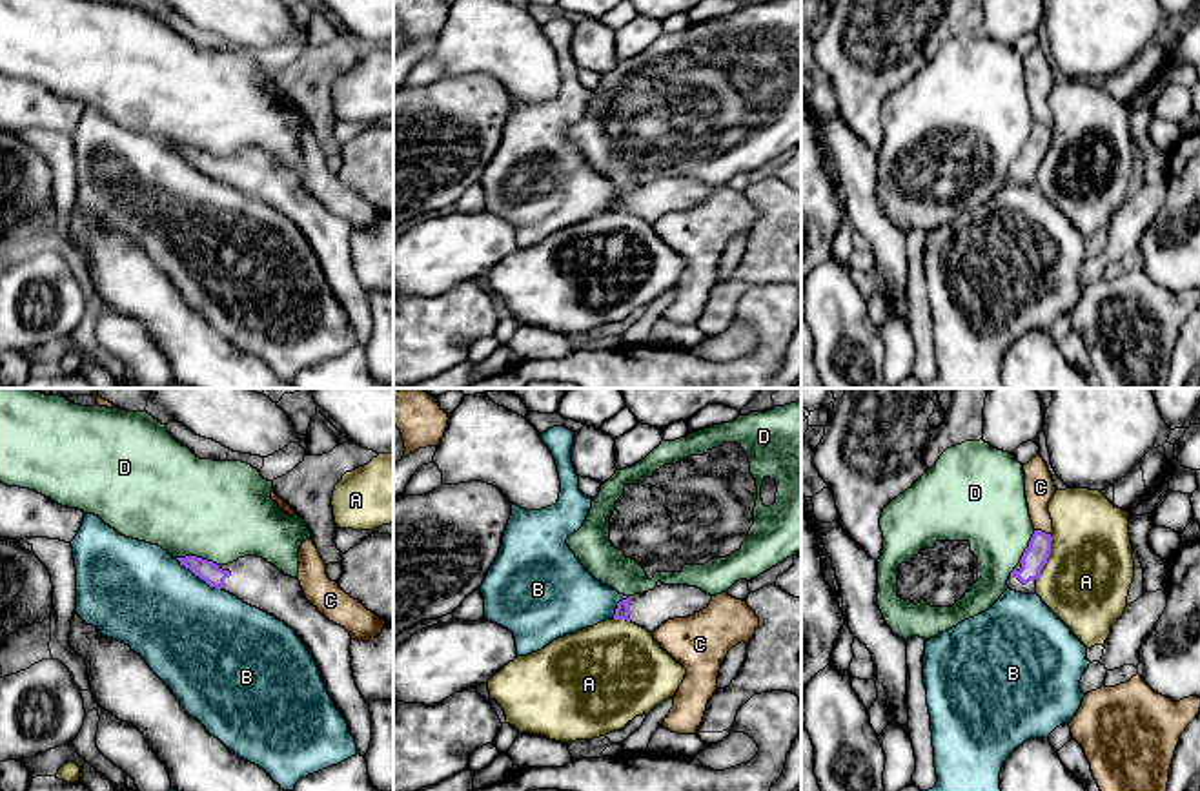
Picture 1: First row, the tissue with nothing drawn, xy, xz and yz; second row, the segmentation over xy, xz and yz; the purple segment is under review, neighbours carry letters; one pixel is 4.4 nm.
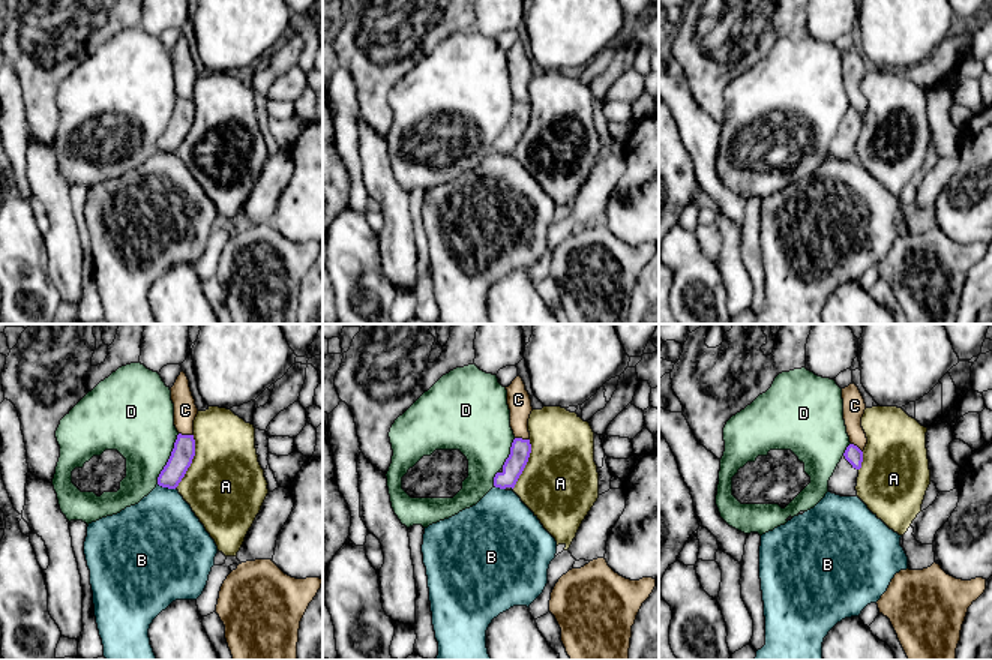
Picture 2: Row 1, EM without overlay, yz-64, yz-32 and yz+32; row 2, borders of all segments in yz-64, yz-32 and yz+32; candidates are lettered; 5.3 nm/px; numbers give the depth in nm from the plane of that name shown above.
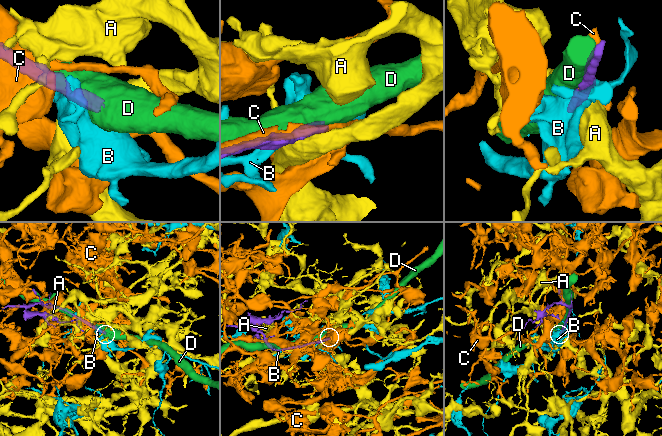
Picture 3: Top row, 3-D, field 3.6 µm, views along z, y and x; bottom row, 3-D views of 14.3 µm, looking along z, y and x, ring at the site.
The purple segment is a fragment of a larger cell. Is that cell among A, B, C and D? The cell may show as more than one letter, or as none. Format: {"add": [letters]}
{"add": []}

